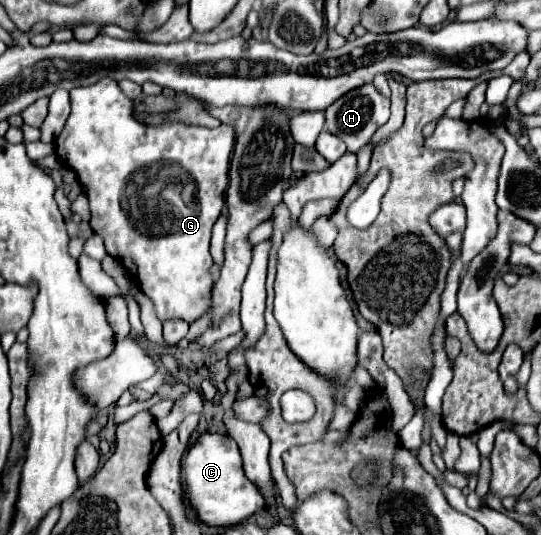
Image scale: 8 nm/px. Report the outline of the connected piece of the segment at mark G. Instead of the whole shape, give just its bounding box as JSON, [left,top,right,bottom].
[55,78,235,324]

